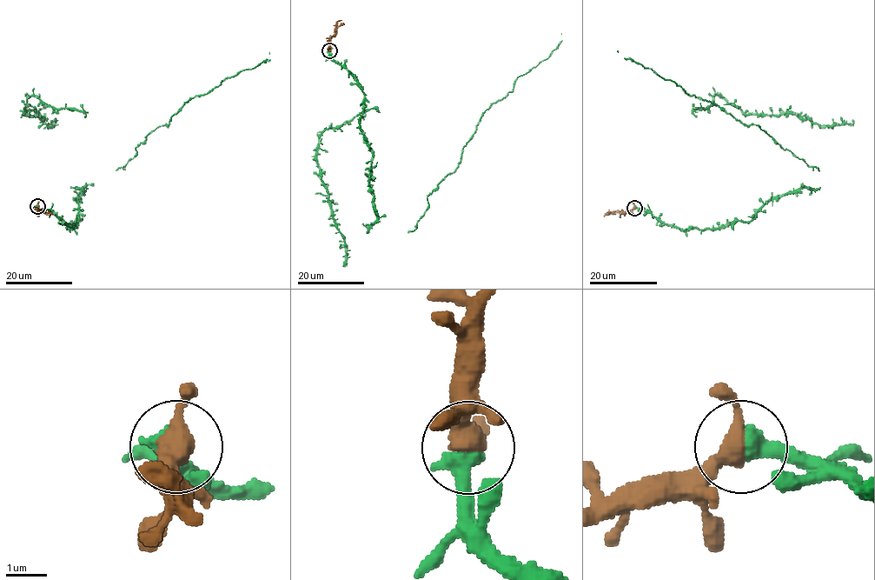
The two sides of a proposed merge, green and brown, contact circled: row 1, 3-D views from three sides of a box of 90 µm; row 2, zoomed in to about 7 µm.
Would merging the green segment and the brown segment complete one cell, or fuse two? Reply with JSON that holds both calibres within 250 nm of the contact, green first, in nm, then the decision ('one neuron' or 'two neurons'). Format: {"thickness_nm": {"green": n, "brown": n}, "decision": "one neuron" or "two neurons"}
{"thickness_nm": {"green": 550, "brown": 440}, "decision": "one neuron"}

